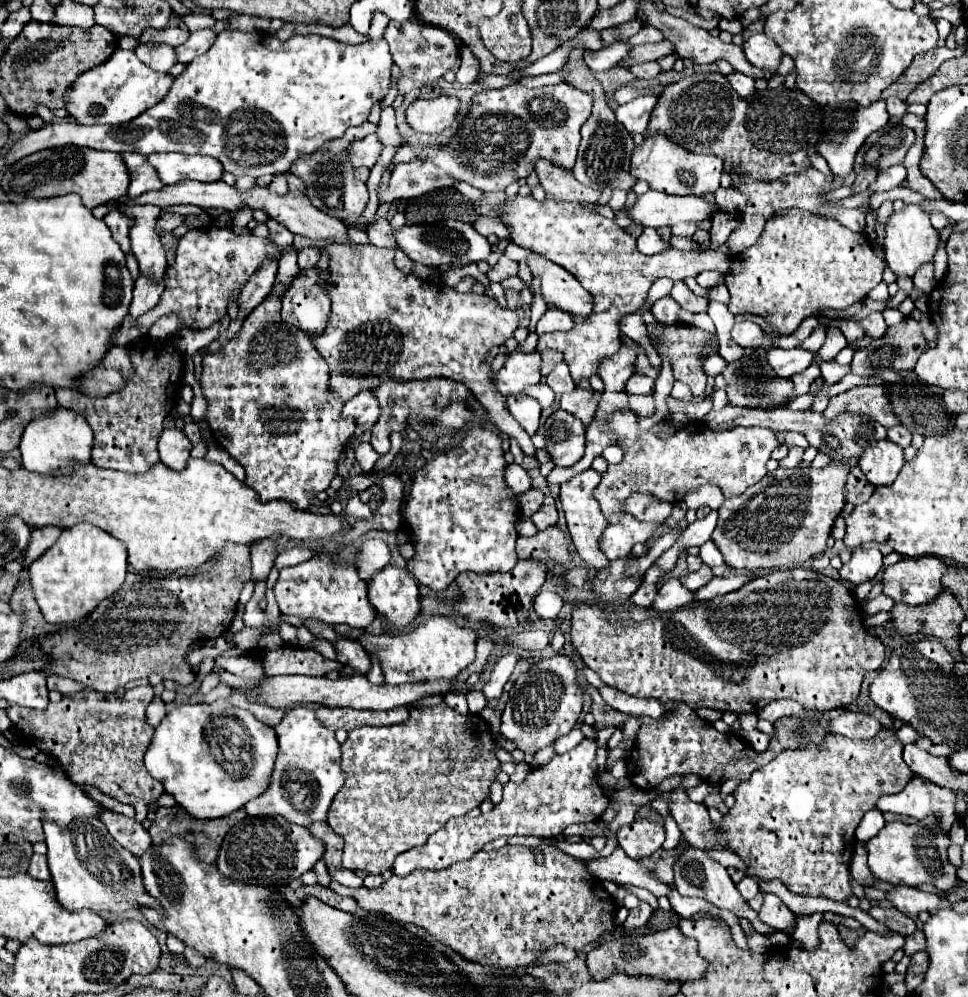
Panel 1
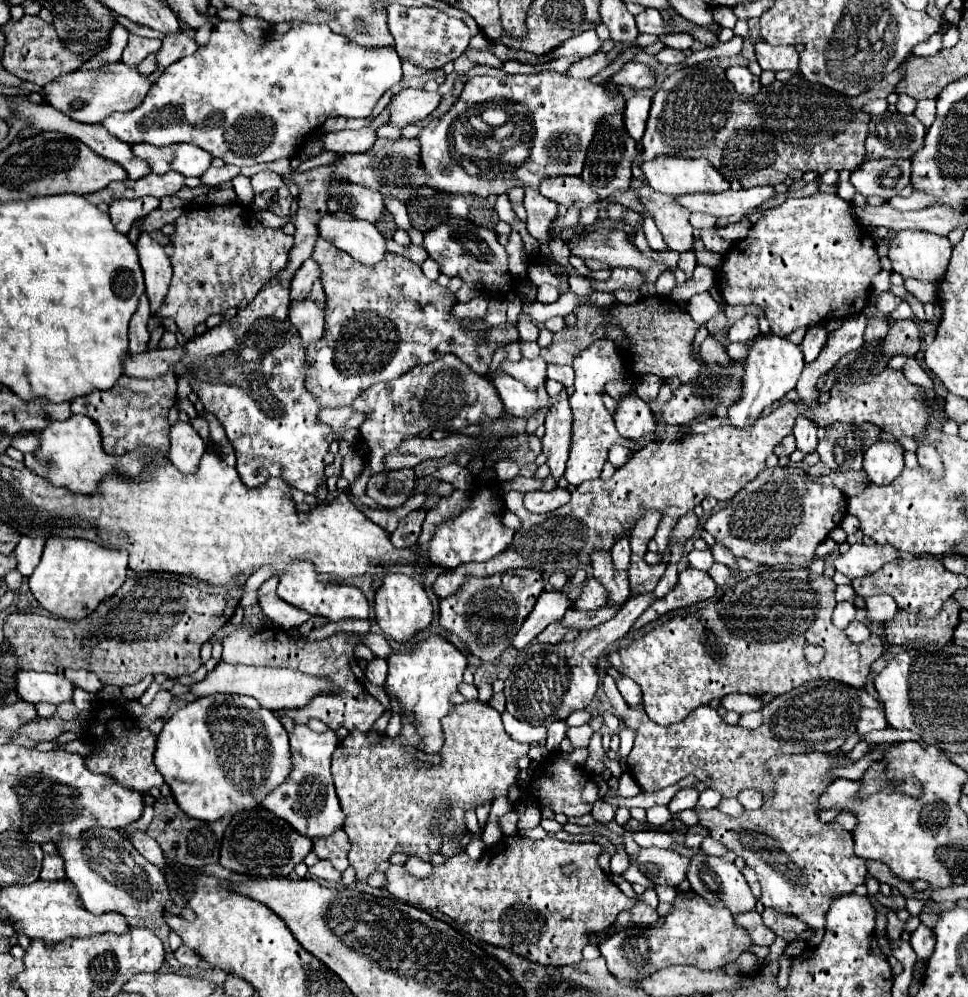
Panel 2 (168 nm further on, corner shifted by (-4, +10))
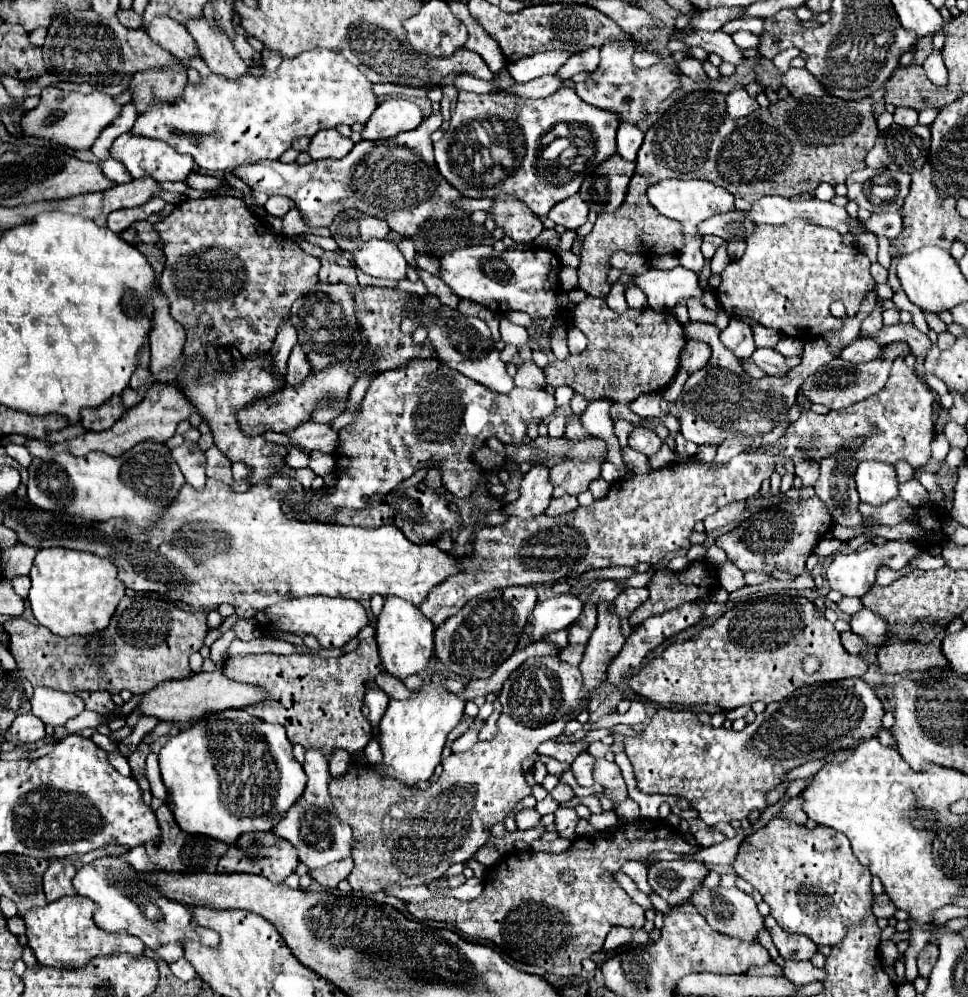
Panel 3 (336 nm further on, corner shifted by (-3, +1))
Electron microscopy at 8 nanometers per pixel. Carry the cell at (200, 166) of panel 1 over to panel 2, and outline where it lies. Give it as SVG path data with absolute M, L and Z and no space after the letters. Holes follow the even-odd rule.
M139 143L133 145L133 153L141 159L147 159L151 163L153 173L179 171L185 177L201 177L213 161L213 155L209 151L203 151L197 145L189 143L177 143L167 147Z

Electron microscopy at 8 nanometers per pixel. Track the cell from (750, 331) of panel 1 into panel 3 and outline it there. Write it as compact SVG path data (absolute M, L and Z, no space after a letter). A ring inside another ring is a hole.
M740 318L730 320L730 324L720 332L720 340L738 358L748 358L756 350L752 330Z

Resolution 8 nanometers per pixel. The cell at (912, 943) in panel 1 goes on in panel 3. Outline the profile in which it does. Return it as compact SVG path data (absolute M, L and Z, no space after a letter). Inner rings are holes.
M926 944L926 948L918 956L918 972L922 978L928 978L934 964L938 960L938 946L936 944Z

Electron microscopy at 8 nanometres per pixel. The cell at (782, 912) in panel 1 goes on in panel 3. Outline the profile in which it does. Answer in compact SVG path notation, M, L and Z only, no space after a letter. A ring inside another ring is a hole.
M766 916L766 930L770 932L780 956L788 962L798 962L798 960L810 960L816 952L818 946L808 940L808 936L800 936L800 934L792 934L786 932L778 926L778 922L772 916Z

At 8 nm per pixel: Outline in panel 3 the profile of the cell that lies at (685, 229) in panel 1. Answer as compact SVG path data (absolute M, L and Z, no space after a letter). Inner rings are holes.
M728 212L728 214L716 214L708 220L704 220L700 224L700 234L706 236L706 234L714 234L714 236L720 236L724 238L726 242L738 238L738 240L746 240L756 228L756 222L754 220L748 220L742 212L736 214L736 212Z

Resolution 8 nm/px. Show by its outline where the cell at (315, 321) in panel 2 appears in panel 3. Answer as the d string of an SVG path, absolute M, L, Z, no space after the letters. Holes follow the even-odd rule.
M296 344L296 348L290 354L290 360L288 360L286 384L288 386L298 386L308 378L308 374L310 374L308 360L304 360L304 352L300 352L300 344Z

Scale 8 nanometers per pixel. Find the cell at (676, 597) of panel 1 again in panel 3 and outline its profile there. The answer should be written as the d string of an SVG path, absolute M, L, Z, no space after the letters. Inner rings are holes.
M558 656L528 658L510 674L498 696L502 712L512 716L512 720L528 726L550 724L550 720L566 716L572 708L578 708L580 704L582 708L586 708L586 702L582 702L582 698L584 694L582 694L580 670L562 662Z

